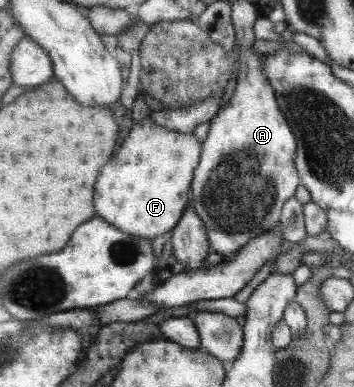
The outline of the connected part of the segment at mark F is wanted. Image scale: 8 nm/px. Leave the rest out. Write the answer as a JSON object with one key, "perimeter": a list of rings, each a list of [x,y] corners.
{"perimeter":[[[144,118],[139,122],[133,122],[129,135],[125,137],[125,140],[121,140],[121,146],[119,150],[115,152],[115,156],[111,156],[111,160],[107,162],[107,168],[103,168],[103,172],[99,172],[99,184],[95,184],[95,214],[97,217],[102,217],[107,224],[114,225],[115,228],[121,232],[130,234],[131,236],[138,236],[139,238],[145,238],[152,240],[159,234],[165,234],[169,230],[173,230],[173,226],[177,226],[178,220],[182,216],[183,206],[187,204],[187,186],[191,182],[191,172],[193,168],[198,166],[198,160],[202,154],[202,144],[197,142],[197,139],[193,137],[191,133],[179,133],[175,130],[169,130],[163,128],[163,126],[155,125],[155,122],[149,118]]]}

